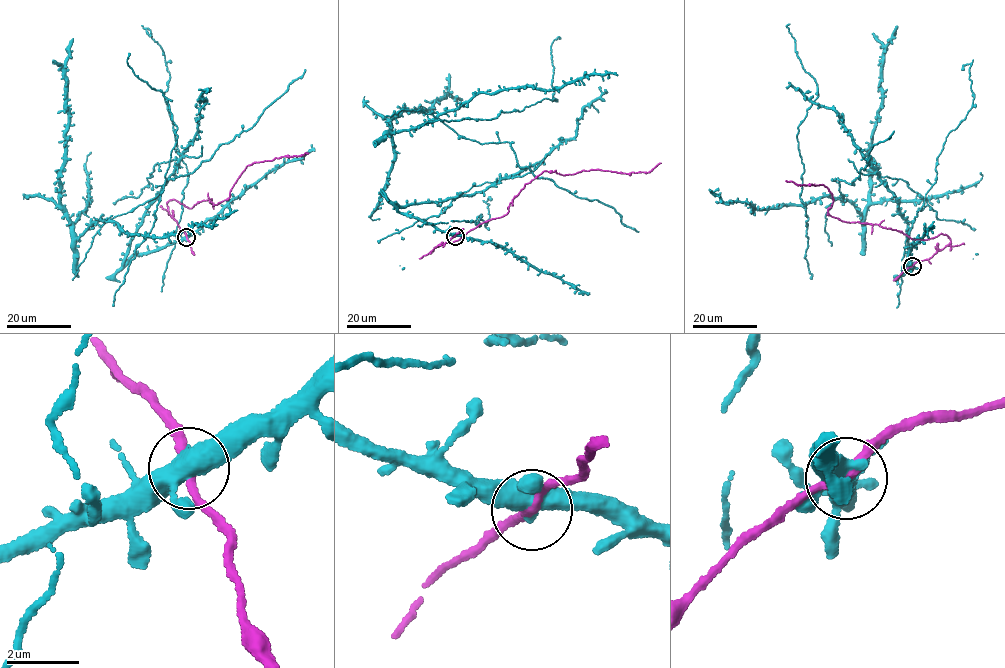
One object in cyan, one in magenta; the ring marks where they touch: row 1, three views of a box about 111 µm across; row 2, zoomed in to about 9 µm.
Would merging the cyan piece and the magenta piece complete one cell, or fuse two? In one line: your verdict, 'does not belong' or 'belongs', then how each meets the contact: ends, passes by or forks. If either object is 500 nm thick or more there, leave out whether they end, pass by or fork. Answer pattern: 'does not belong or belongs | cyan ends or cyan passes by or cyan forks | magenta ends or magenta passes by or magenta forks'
does not belong | cyan forks | magenta passes by

